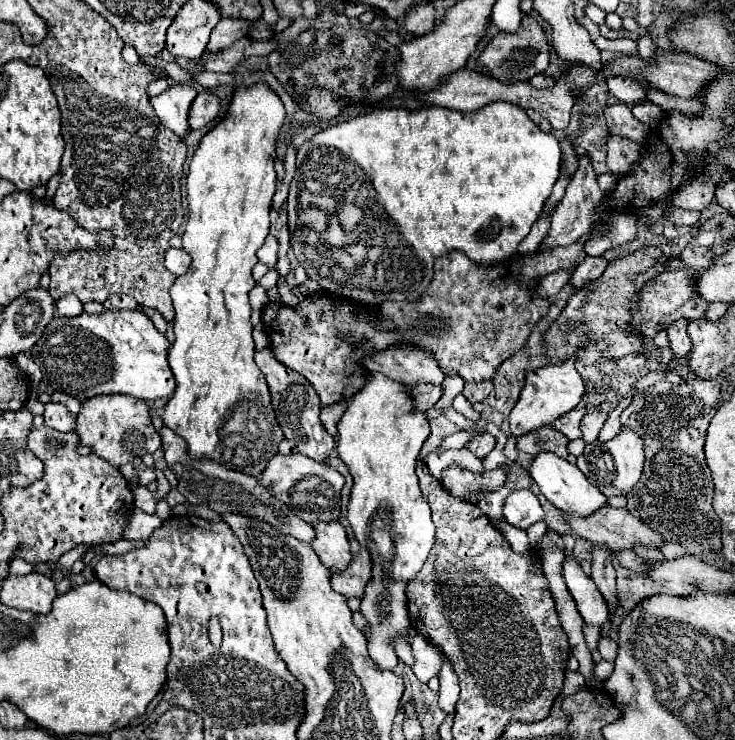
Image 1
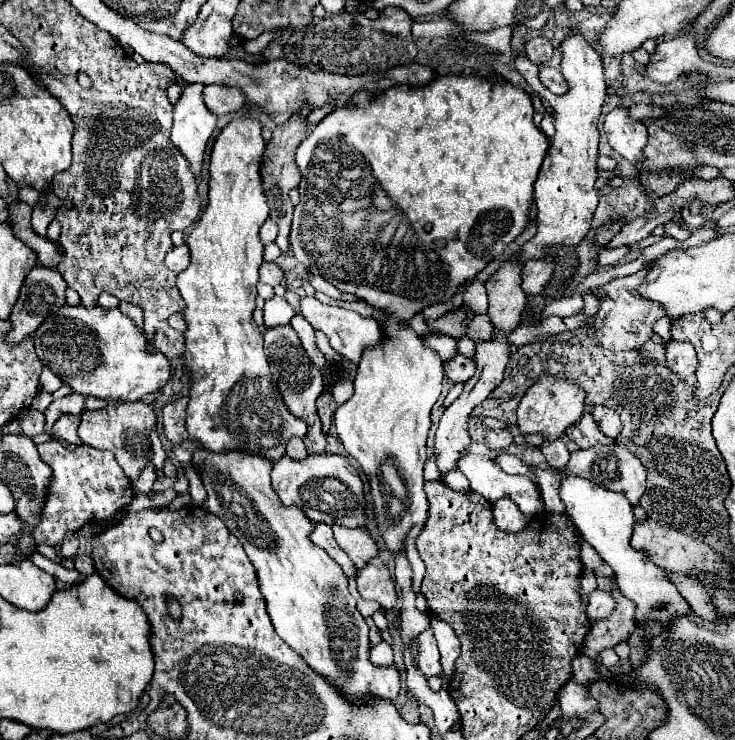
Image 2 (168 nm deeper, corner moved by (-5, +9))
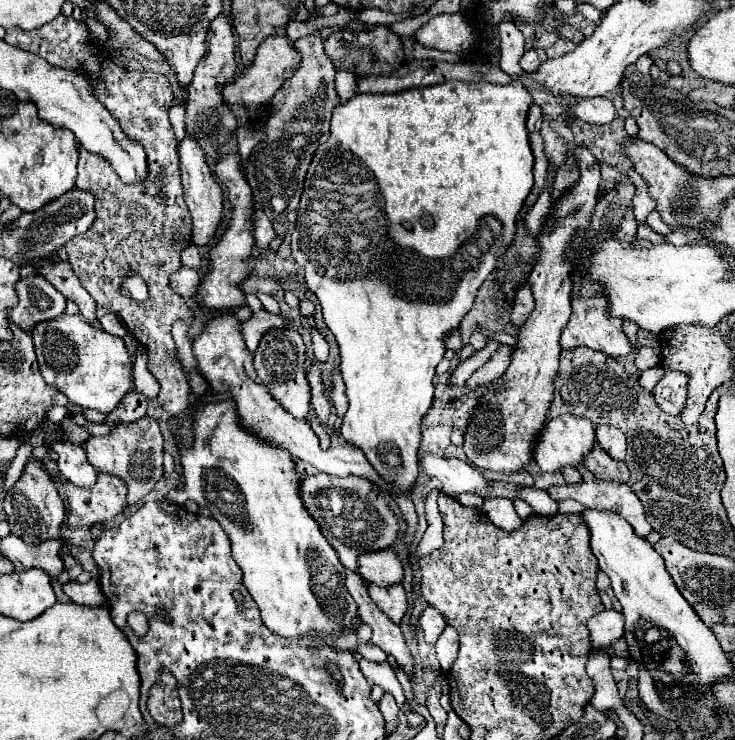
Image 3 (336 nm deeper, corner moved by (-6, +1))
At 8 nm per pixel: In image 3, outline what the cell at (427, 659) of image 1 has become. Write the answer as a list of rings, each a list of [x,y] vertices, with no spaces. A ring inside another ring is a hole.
[[[428,606],[428,608],[422,612],[422,616],[420,616],[420,624],[422,624],[424,640],[426,640],[428,644],[436,644],[438,636],[442,634],[442,630],[444,630],[444,626],[446,626],[446,620],[444,620],[444,616],[442,616],[436,608]]]

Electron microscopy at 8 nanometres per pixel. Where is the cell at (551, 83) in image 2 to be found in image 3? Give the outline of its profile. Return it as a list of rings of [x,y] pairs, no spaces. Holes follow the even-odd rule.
[[[586,98],[586,100],[580,100],[574,106],[574,112],[576,112],[578,120],[582,120],[586,124],[594,124],[594,126],[608,124],[608,122],[612,122],[616,118],[614,104],[608,98]]]

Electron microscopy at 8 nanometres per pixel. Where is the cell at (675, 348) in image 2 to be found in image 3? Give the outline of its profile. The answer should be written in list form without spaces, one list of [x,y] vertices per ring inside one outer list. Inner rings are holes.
[[[668,370],[654,388],[654,400],[658,408],[672,416],[680,416],[686,404],[686,384],[688,384],[688,376],[684,372]]]

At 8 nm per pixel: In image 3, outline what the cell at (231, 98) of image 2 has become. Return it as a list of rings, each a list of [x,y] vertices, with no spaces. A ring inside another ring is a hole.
[[[268,36],[268,40],[264,40],[264,44],[260,44],[260,48],[256,50],[256,60],[252,62],[252,66],[248,66],[232,84],[228,84],[222,94],[230,106],[252,106],[252,104],[260,106],[276,94],[276,90],[284,84],[284,80],[292,76],[292,72],[296,72],[298,66],[300,66],[300,52],[294,50],[288,38]]]

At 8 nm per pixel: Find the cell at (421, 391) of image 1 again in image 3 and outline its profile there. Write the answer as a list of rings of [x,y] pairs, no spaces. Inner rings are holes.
[[[490,338],[488,344],[486,344],[482,350],[474,352],[470,358],[466,358],[460,366],[456,366],[456,368],[452,370],[450,384],[452,384],[452,386],[454,386],[454,384],[464,384],[482,364],[486,364],[486,360],[492,356],[492,352],[496,352],[496,348],[500,348],[500,342]]]

